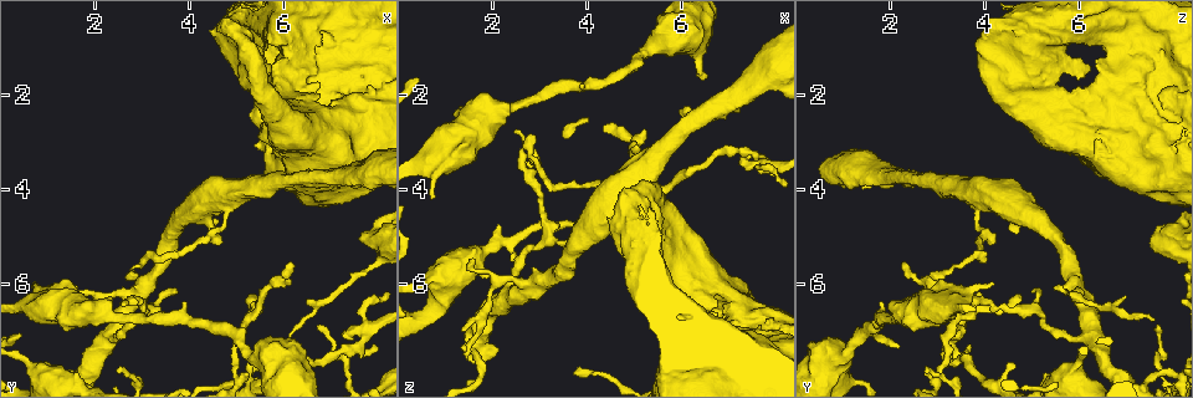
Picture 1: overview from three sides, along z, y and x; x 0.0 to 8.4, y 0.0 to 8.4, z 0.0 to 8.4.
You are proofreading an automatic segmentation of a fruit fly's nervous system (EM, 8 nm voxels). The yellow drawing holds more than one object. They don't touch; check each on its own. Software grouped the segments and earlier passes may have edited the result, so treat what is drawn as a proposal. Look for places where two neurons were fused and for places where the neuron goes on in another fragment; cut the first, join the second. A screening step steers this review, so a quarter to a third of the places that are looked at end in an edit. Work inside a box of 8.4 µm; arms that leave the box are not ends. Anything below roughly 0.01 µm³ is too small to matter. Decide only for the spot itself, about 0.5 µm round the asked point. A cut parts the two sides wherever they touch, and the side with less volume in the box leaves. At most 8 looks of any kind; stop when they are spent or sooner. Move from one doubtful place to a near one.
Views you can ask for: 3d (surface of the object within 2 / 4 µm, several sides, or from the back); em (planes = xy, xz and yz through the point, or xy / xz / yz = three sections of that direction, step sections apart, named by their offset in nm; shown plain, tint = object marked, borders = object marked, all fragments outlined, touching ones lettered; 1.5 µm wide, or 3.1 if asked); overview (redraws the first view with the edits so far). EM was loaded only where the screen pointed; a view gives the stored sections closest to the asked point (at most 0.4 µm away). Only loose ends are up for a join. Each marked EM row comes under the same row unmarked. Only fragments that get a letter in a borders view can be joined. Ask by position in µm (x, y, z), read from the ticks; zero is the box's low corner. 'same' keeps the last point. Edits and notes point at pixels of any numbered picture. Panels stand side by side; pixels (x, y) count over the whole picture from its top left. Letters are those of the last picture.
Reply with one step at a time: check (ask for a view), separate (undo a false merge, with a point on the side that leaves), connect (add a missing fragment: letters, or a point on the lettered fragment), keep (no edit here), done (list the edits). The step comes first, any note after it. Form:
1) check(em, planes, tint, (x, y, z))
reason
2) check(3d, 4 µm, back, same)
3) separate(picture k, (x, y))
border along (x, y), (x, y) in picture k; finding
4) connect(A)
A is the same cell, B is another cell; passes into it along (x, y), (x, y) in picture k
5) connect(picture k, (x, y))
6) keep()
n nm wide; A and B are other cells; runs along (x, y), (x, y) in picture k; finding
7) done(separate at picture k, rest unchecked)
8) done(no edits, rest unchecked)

check(em, 3.1 µm, xz, step 16, tint, (7.50, 3.65, 1.80))
calibre changes

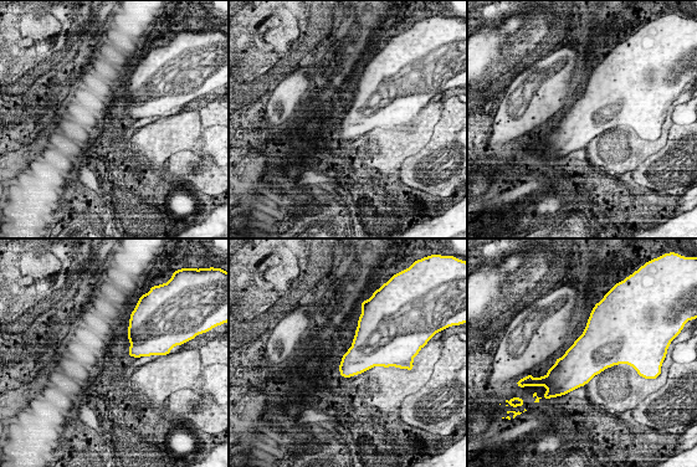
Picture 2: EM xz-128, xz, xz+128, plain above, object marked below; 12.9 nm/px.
check(em, 3.1 µm, yz, step 16, borders, same)

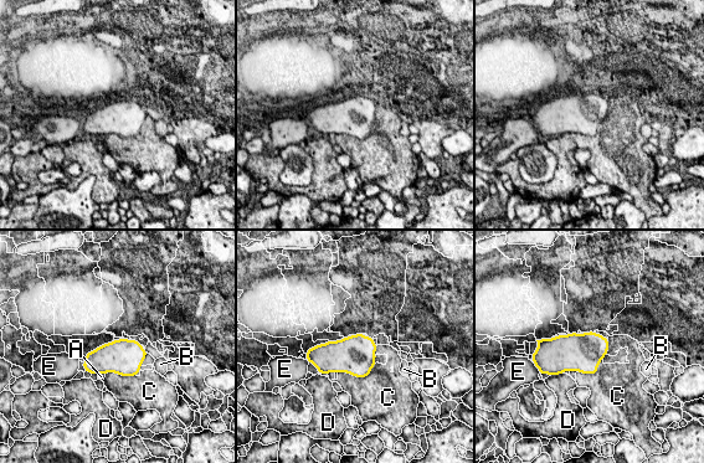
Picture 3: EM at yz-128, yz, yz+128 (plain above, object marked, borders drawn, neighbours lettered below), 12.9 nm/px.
keep()
460 nm wide; A, B, C, D and E are other cells; border along (376, 363), (364, 376), (338, 371) in picture 3; all the same neuron

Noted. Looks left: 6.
check(em, planes, borders, (1.35, 6.30, 6.95))
branch stops here

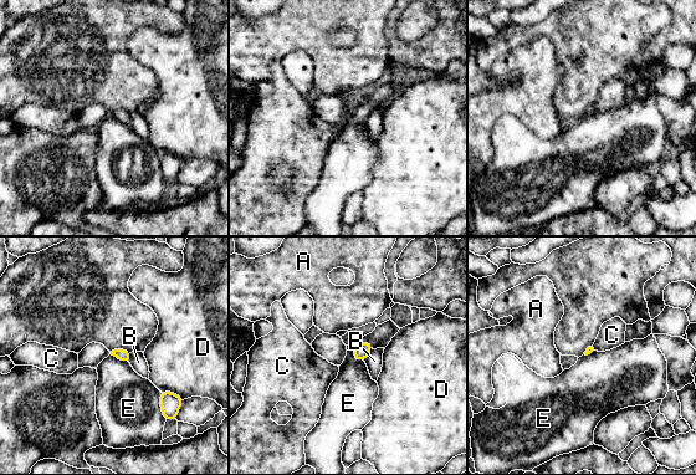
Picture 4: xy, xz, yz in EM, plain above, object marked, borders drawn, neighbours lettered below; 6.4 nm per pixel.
keep()
A, B, C, D and E are other cells; border along (159, 392), (159, 407), (165, 420) in picture 4; no lettered fragment goes on from it

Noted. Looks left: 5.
check(em, planes, tint, (0.70, 6.00, 4.20))
free end

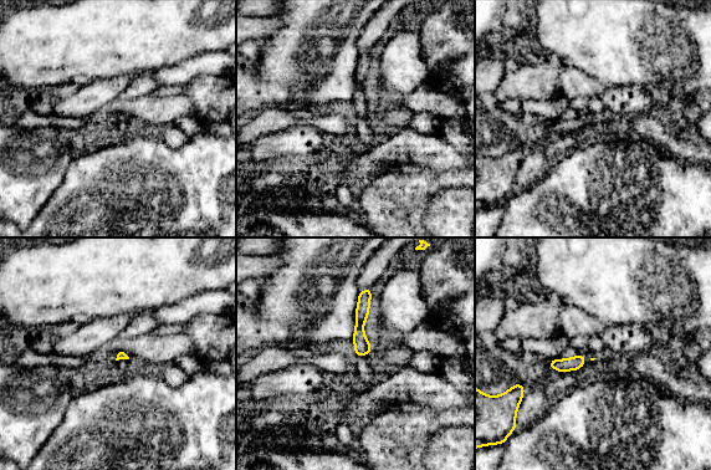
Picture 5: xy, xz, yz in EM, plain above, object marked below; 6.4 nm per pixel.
check(em, planes, borders, same)
what lies round it

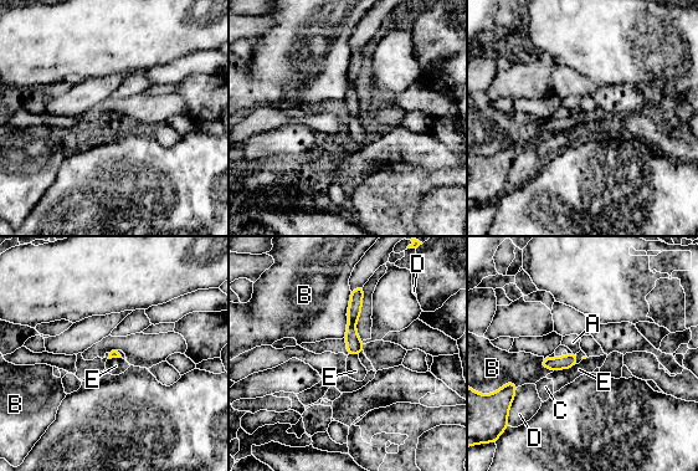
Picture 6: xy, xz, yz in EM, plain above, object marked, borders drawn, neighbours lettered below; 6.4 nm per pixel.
keep()
A, B, C, D and E are other cells; border along (576, 363), (569, 368), (553, 372) in picture 6; no lettered fragment goes on from it

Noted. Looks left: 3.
done(no edits, rest unchecked)

